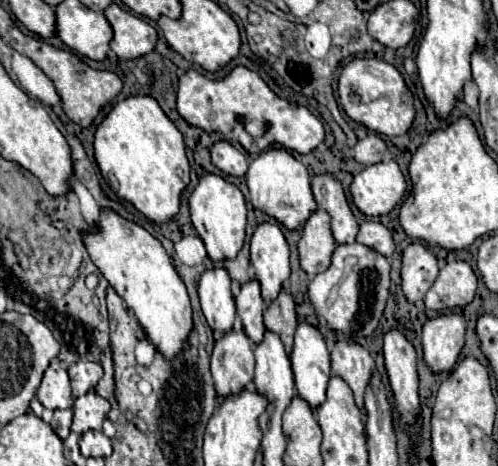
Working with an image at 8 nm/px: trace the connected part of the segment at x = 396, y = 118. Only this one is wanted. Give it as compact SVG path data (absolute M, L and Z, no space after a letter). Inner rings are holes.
M355 58L348 62L338 78L338 96L344 112L368 130L384 136L402 136L414 120L414 98L404 84L402 74L388 62L377 58Z

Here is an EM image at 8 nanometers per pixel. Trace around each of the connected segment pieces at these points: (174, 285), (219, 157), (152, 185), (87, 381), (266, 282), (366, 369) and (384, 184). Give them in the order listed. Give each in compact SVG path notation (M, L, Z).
M102 210L102 220L96 226L96 232L88 232L84 236L84 244L92 262L98 266L110 286L124 302L128 302L128 308L134 312L152 346L168 362L176 360L188 348L192 332L192 308L186 286L174 270L162 244L142 226L124 220L112 210Z
M224 140L212 146L212 164L224 174L230 174L236 178L242 178L248 172L248 156Z
M132 96L118 102L94 134L94 156L116 196L130 202L148 220L164 224L178 214L180 196L190 182L190 164L182 134L154 98Z
M74 362L68 368L68 374L72 382L72 394L82 396L98 384L98 380L102 378L102 366L96 362Z
M260 224L252 236L250 254L256 280L262 286L262 298L270 304L278 298L282 284L290 278L290 250L280 226Z
M336 342L332 348L332 374L340 376L352 388L356 406L362 414L366 414L364 392L374 374L374 358L370 352L358 344Z
M394 160L372 164L354 176L352 202L366 216L388 214L404 196L406 178Z

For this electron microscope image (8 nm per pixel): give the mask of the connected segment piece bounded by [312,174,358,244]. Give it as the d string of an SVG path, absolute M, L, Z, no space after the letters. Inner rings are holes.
M328 174L312 178L312 192L318 202L318 208L326 210L332 218L332 236L336 244L352 244L358 234L358 222L348 206L346 194L338 180Z

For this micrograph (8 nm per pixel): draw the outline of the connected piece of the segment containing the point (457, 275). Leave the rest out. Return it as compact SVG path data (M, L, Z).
M448 262L426 292L424 306L436 312L446 308L464 308L474 300L476 282L476 274L466 262Z

